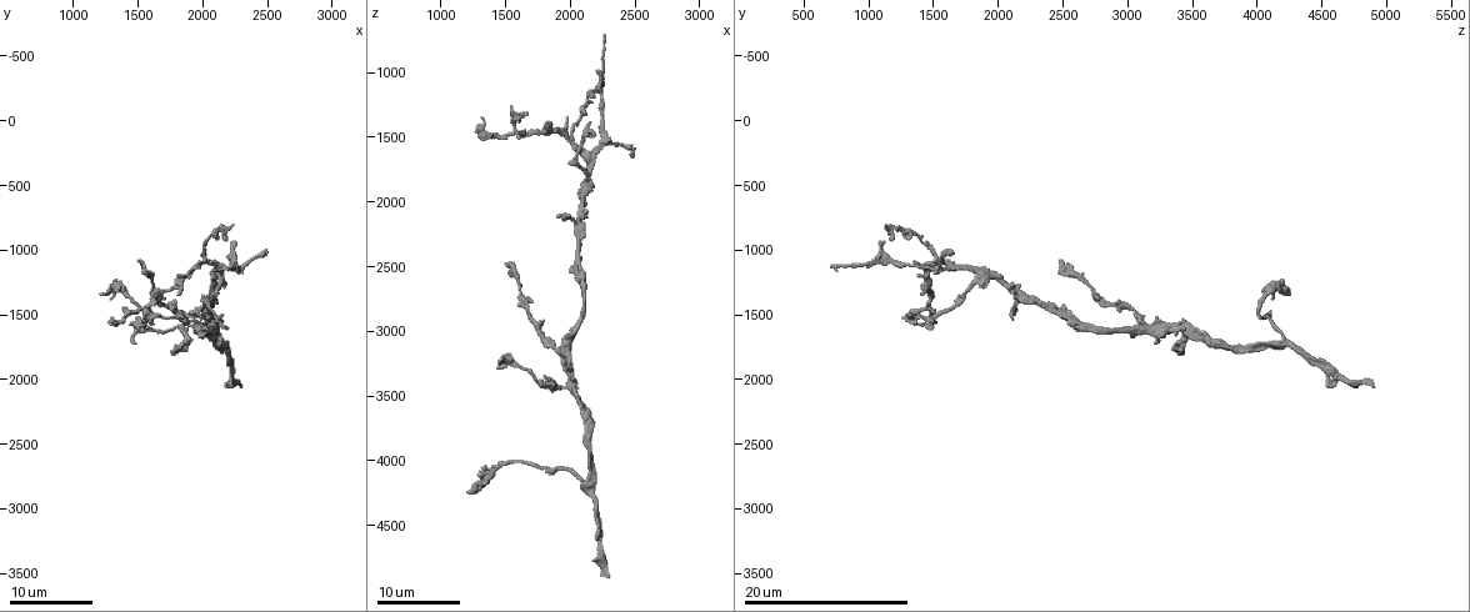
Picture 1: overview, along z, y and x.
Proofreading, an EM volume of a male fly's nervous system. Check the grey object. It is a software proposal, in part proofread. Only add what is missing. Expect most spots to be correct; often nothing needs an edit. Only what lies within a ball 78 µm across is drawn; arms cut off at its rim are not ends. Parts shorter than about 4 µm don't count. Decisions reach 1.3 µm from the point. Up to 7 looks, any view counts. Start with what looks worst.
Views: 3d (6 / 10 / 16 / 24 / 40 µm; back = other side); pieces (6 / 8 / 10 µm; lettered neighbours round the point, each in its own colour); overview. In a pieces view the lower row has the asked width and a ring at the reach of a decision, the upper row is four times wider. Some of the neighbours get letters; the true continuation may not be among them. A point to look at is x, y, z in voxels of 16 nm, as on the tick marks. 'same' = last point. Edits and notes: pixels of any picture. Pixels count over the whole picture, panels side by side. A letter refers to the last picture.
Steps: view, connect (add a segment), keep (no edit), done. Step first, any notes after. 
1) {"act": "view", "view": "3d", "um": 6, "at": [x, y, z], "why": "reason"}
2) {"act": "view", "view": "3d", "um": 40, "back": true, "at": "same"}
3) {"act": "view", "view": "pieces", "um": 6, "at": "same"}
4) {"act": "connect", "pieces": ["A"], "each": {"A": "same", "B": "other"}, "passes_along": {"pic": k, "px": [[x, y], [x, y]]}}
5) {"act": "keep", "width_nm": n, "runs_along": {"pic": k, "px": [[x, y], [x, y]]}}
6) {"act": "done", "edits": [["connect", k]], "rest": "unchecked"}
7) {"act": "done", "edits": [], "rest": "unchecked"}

{"act": "view", "view": "3d", "um": 24, "at": [1460, 1720, 3220], "why": "an open end"}

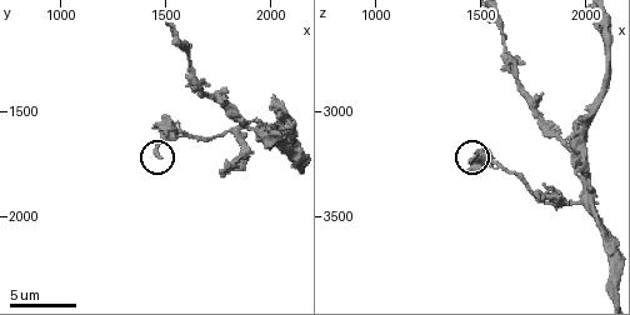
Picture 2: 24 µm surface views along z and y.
{"act": "view", "view": "pieces", "um": 8, "at": [1470, 1710, 3220]}

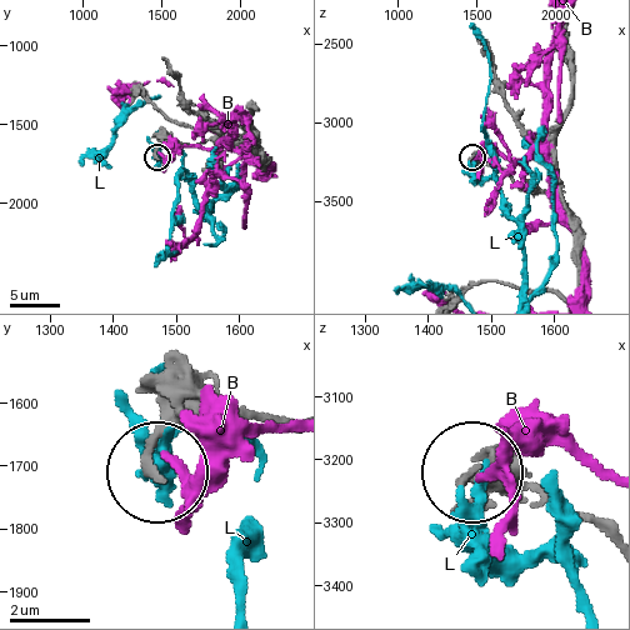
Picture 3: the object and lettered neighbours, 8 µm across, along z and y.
{"act": "keep", "each": {"B": "other", "L": "other"}, "runs_along": {"pic": 3, "px": [[609, 538], [468, 470]]}, "found": "none of them fits"}

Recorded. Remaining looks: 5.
{"act": "view", "view": "3d", "um": 24, "at": [1500, 1080, 2480], "why": "end of a long branch"}

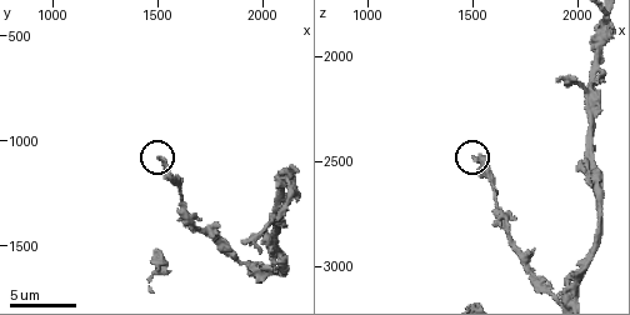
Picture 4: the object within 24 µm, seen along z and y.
{"act": "view", "view": "pieces", "um": 10, "at": [1500, 1100, 2490], "why": "what lies round it"}

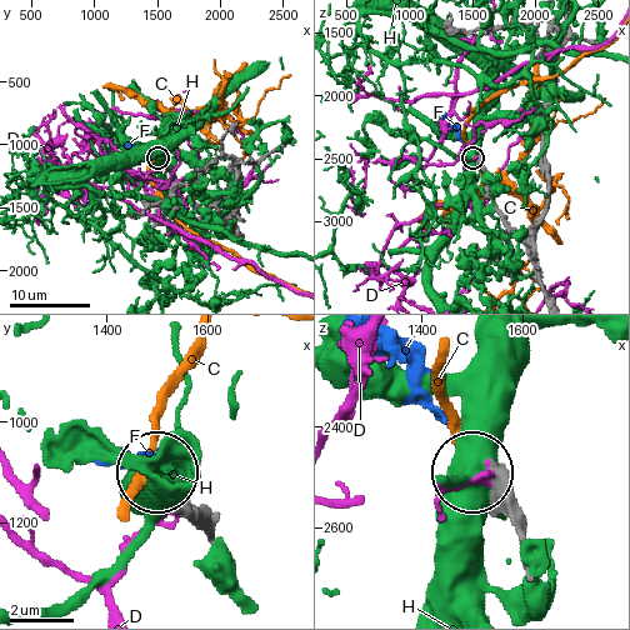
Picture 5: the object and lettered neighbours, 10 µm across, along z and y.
{"act": "keep", "width_nm": 210, "each": {"C": "other", "D": "other", "F": "other", "H": "other"}, "found": "none of them fits"}

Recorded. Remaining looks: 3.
{"act": "view", "view": "pieces", "um": 8, "at": [1760, 1790, 3390], "why": "branch stops here"}

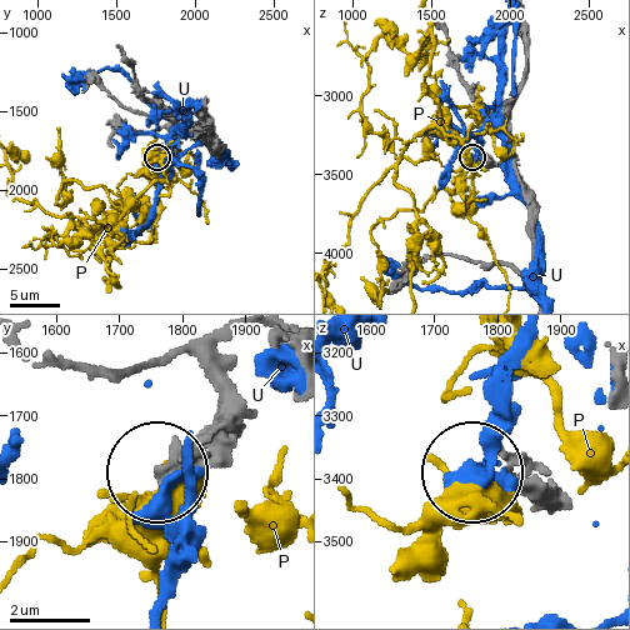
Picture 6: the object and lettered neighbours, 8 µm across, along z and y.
{"act": "keep", "width_nm": 370, "each": {"P": "other", "U": "other"}, "found": "no lettered segment goes on from it"}

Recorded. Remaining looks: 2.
{"act": "view", "view": "pieces", "um": 6, "at": [1920, 1490, 2120], "why": "branch stops here"}

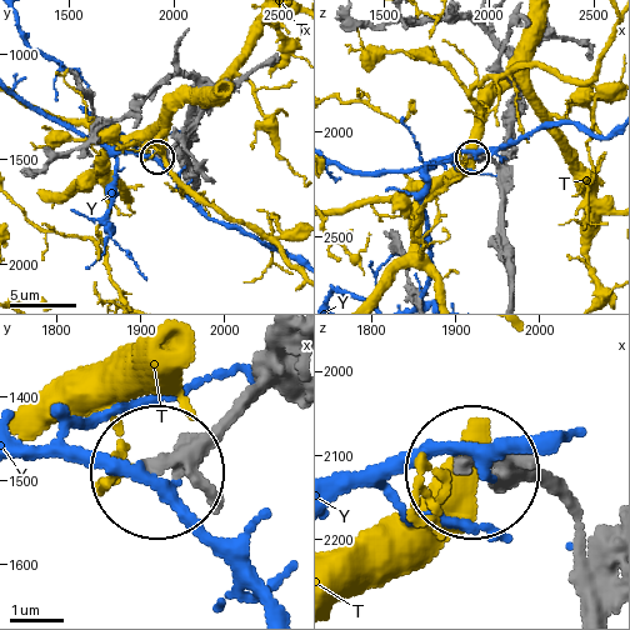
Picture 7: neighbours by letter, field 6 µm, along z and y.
{"act": "keep", "each": {"T": "other", "Y": "other"}, "runs_along": {"pic": 7, "px": [[559, 503], [533, 480], [470, 471]]}, "found": "no lettered segment goes on from it"}

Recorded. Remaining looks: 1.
{"act": "done", "edits": [], "rest": "unchecked"}

